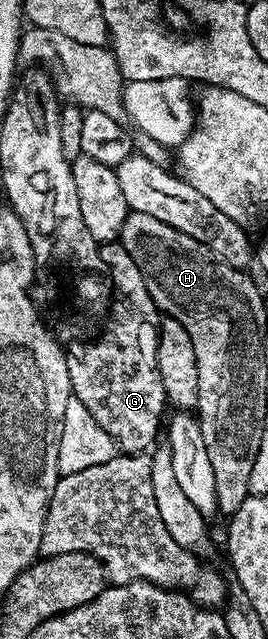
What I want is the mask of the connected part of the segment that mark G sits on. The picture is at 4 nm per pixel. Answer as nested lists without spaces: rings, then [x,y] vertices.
[[[118,240],[105,243],[101,247],[101,253],[104,264],[110,270],[112,287],[112,301],[108,317],[104,322],[106,331],[91,346],[84,347],[79,358],[71,357],[69,359],[70,388],[73,397],[78,398],[80,404],[84,404],[84,408],[88,408],[88,412],[92,412],[96,424],[100,424],[100,428],[104,428],[104,432],[108,432],[108,436],[112,436],[115,447],[119,451],[141,454],[149,451],[155,445],[154,437],[158,434],[158,421],[162,418],[162,409],[167,409],[168,406],[164,384],[160,380],[158,371],[160,311],[154,305],[152,296],[148,292],[145,276],[136,266],[136,261],[132,260],[132,257],[122,247],[122,243]]]

